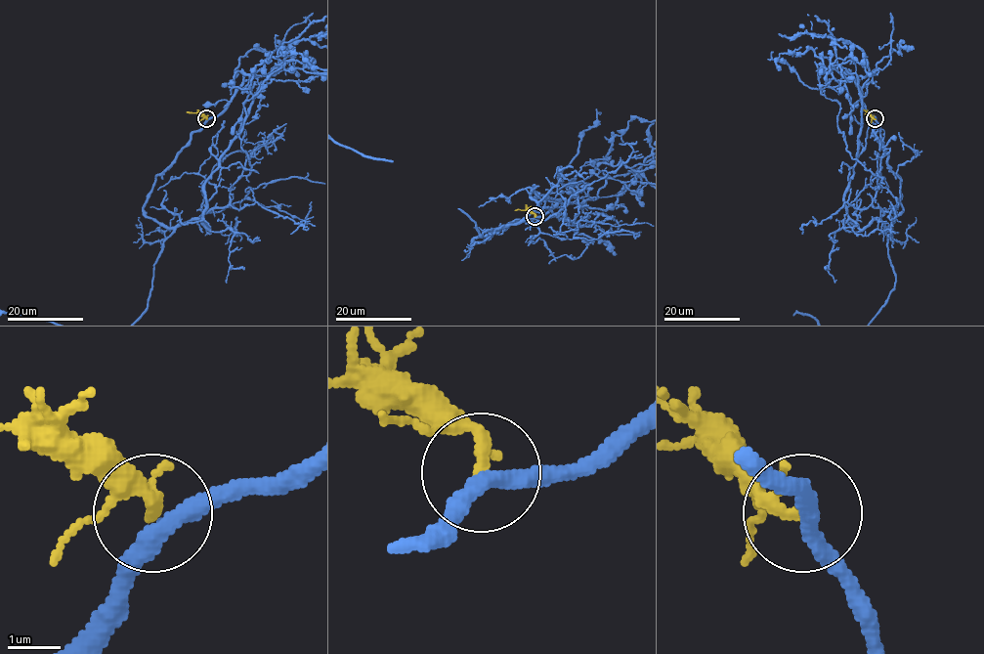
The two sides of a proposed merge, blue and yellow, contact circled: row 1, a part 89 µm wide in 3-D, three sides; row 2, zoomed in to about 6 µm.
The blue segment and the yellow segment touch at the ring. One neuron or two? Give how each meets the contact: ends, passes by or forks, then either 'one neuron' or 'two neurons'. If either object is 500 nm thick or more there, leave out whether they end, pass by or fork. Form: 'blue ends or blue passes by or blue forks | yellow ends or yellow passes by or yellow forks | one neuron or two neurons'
blue passes by | yellow passes by | two neurons

